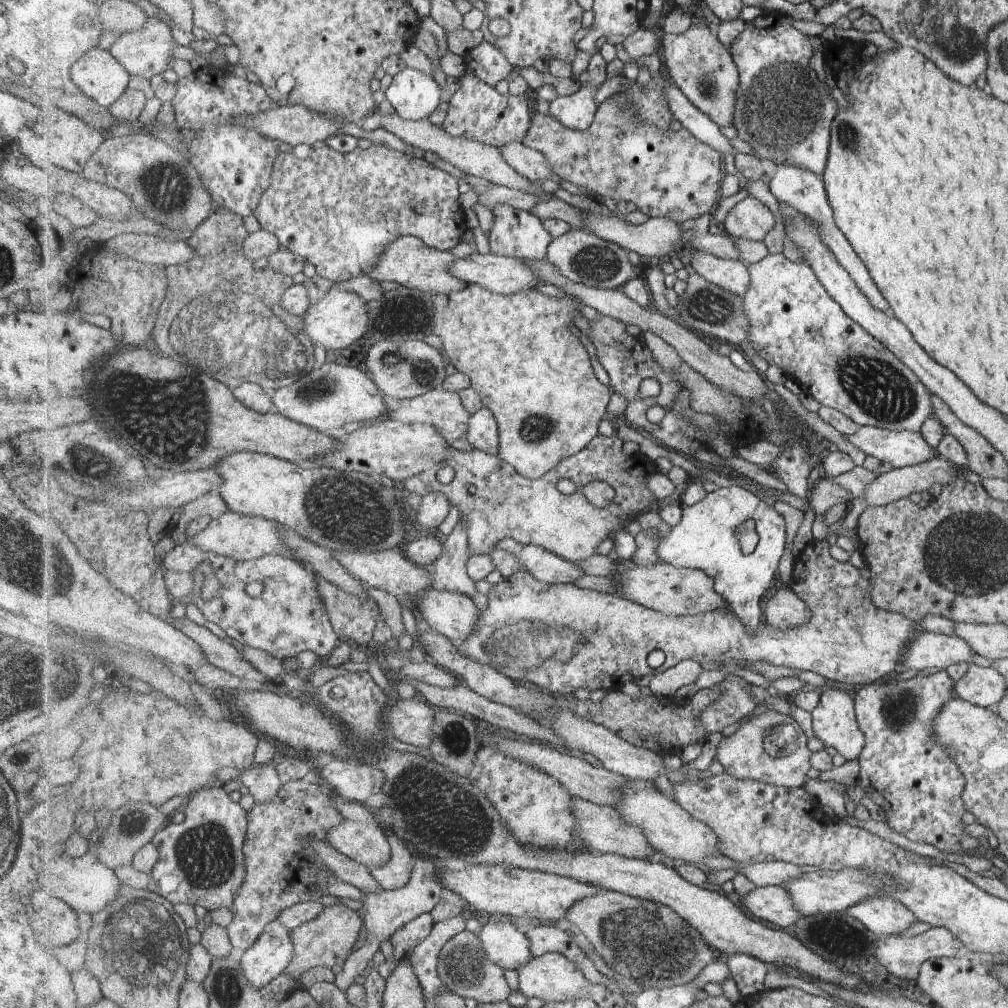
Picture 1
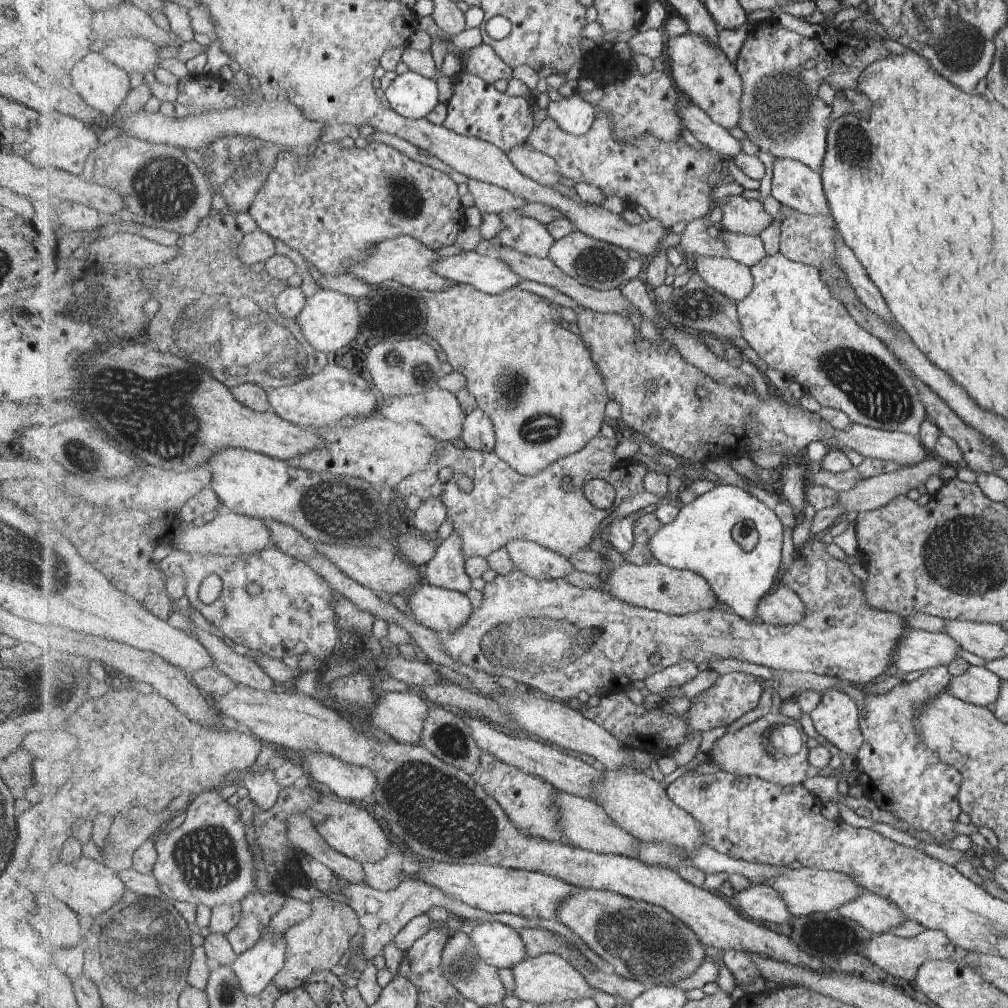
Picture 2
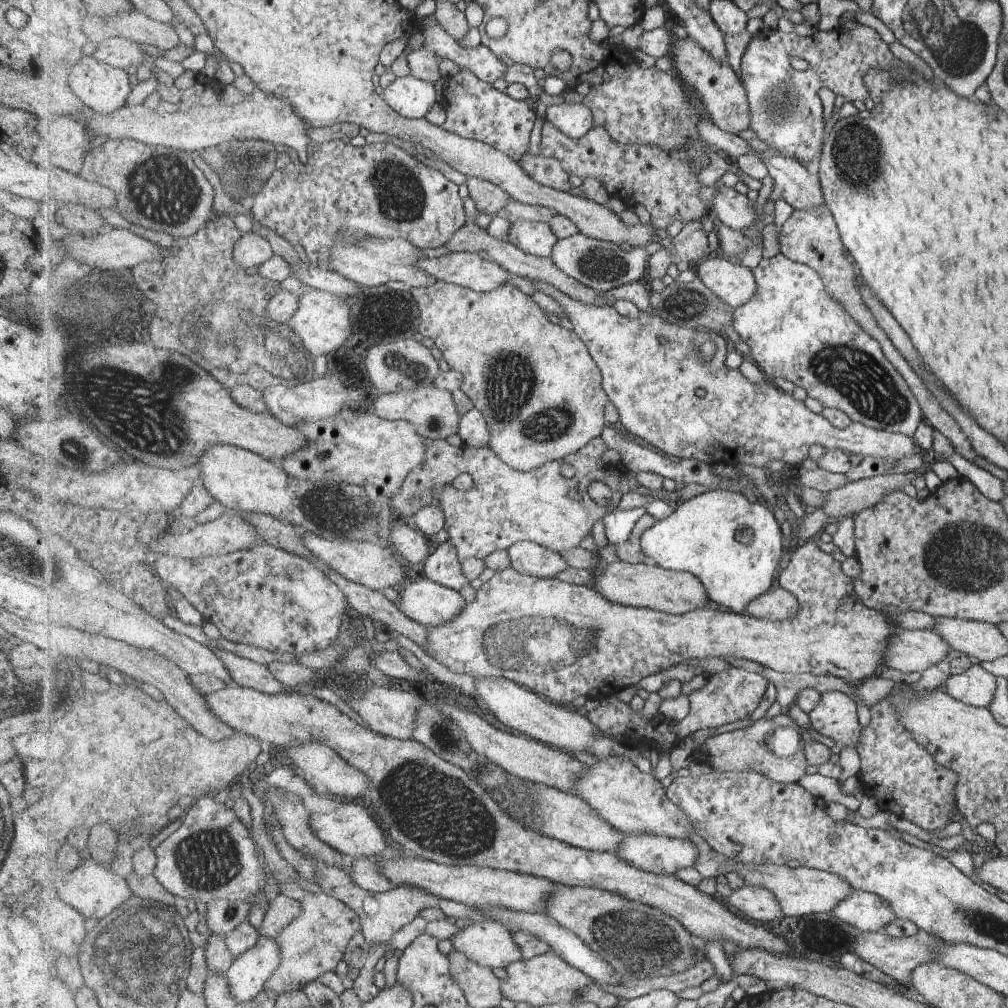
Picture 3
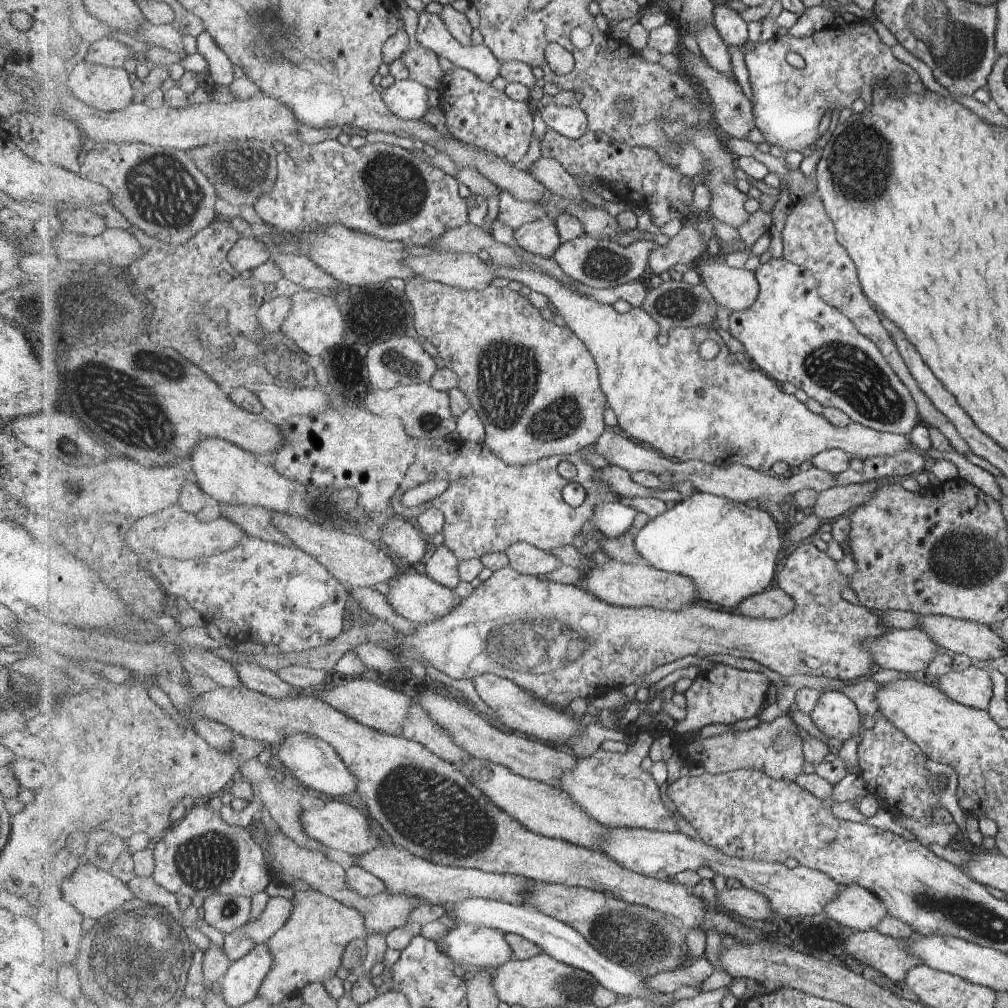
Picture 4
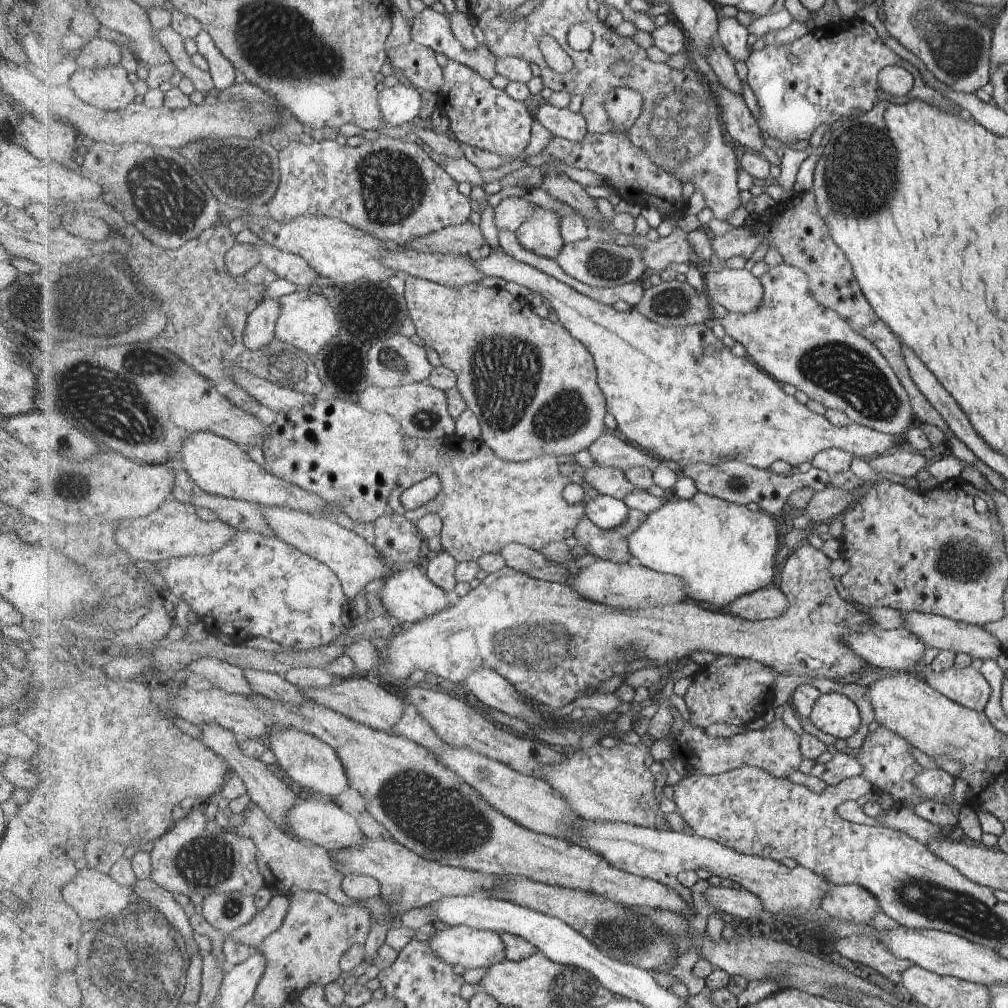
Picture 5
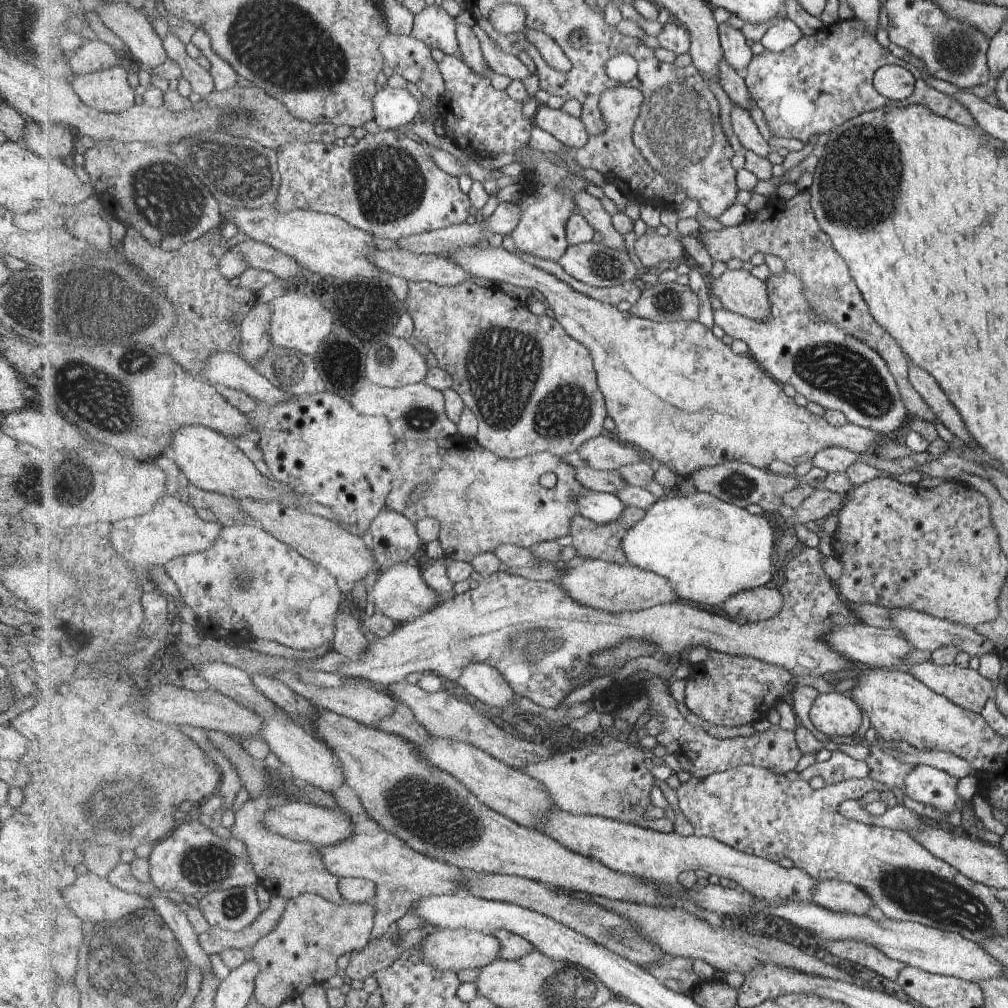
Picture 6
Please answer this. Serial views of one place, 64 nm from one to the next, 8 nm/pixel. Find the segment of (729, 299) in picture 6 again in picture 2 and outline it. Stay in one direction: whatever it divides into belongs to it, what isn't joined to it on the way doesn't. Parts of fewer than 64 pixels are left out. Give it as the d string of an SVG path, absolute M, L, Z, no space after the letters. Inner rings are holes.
M699 256L695 259L695 271L701 278L718 292L729 296L734 303L740 303L751 294L754 276L750 266L727 256Z

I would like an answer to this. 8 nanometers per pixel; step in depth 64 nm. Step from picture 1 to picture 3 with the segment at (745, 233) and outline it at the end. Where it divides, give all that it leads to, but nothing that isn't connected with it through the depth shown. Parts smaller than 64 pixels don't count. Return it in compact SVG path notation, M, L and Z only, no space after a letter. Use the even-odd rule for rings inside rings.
M717 182L714 186L719 193L714 198L711 208L719 218L718 224L727 225L739 231L750 227L757 220L757 203L746 195L739 194L733 187Z

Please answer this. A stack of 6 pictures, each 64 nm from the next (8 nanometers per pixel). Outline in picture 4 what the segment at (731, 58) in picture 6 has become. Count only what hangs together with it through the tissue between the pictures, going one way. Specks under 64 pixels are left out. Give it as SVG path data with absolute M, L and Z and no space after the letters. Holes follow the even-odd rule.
M728 3L716 4L715 6L714 24L729 47L741 48L745 42L748 42L747 22L741 18L740 13L729 8Z

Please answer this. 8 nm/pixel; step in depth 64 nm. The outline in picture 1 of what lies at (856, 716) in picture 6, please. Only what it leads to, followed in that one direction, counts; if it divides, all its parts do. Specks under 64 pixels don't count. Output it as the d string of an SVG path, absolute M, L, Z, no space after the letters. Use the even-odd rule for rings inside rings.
M825 686L821 690L819 706L812 712L816 737L824 745L835 748L846 760L859 758L866 745L866 734L863 734L855 710L856 699L847 692Z

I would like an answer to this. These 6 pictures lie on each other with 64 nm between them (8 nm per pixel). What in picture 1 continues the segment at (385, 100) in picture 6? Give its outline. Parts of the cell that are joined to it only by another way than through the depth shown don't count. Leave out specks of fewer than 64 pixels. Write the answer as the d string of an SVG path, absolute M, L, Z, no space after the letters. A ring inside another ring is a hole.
M406 67L394 76L385 96L401 118L418 121L437 110L441 104L441 87L431 74Z

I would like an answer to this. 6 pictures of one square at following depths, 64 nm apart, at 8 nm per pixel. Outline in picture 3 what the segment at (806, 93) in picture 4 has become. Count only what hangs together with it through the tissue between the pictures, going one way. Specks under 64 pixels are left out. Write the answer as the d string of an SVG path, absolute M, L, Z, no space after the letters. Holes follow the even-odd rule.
M847 25L842 29L830 31L817 30L813 35L803 37L797 32L785 33L778 29L759 32L759 36L752 38L743 54L742 81L746 86L749 99L751 124L749 130L757 134L761 142L765 142L776 150L777 154L793 157L801 162L810 162L823 156L823 146L827 142L829 130L826 120L823 121L823 88L828 88L837 96L843 96L847 102L859 102L870 97L869 88L865 86L863 78L873 68L888 68L890 57L888 44L883 42L872 27ZM791 57L801 58L808 62L805 70L795 70L795 62Z

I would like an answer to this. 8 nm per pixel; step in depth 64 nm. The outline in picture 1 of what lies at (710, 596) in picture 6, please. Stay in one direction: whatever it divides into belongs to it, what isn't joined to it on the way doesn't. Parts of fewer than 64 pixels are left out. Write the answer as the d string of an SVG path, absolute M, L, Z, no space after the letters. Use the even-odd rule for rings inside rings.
M741 486L721 487L707 493L698 503L684 506L683 518L668 535L659 535L658 554L677 568L703 570L715 578L715 590L727 598L733 612L749 630L762 625L763 596L773 586L785 550L785 520L775 505L770 506ZM753 520L759 541L752 553L743 554L737 528Z

